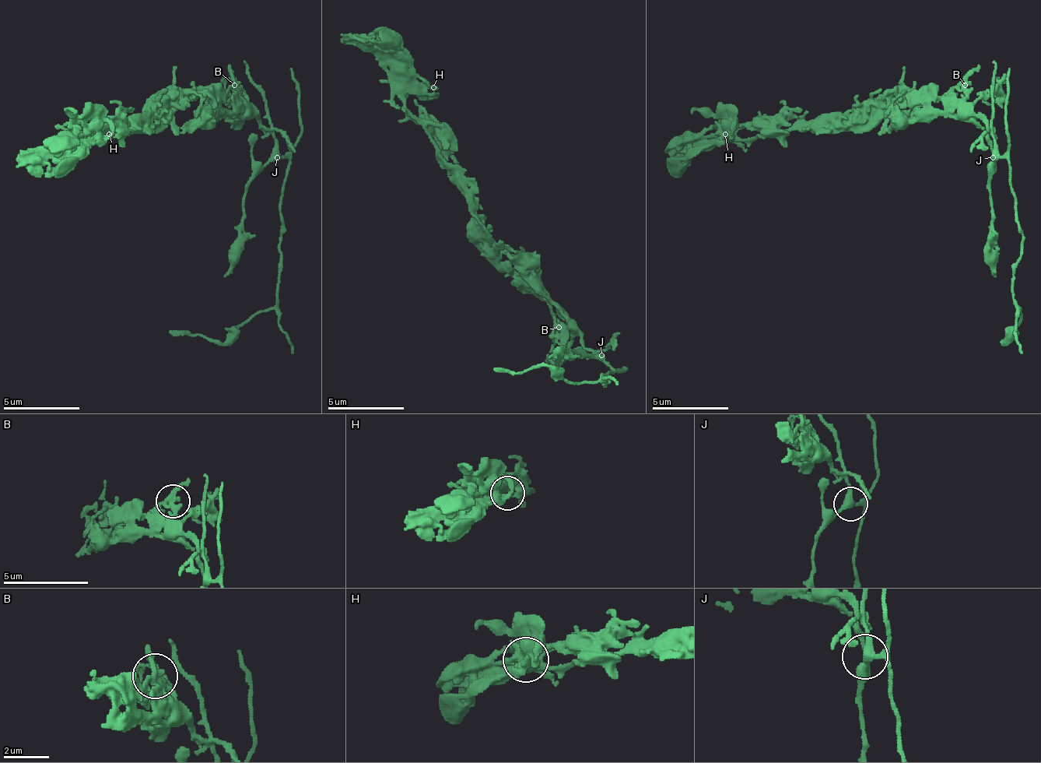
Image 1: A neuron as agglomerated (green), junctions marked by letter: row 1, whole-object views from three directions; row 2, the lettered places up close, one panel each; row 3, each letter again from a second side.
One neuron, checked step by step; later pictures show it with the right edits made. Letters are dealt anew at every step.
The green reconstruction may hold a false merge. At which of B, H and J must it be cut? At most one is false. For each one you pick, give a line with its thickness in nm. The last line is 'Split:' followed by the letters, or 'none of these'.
Split: none of these

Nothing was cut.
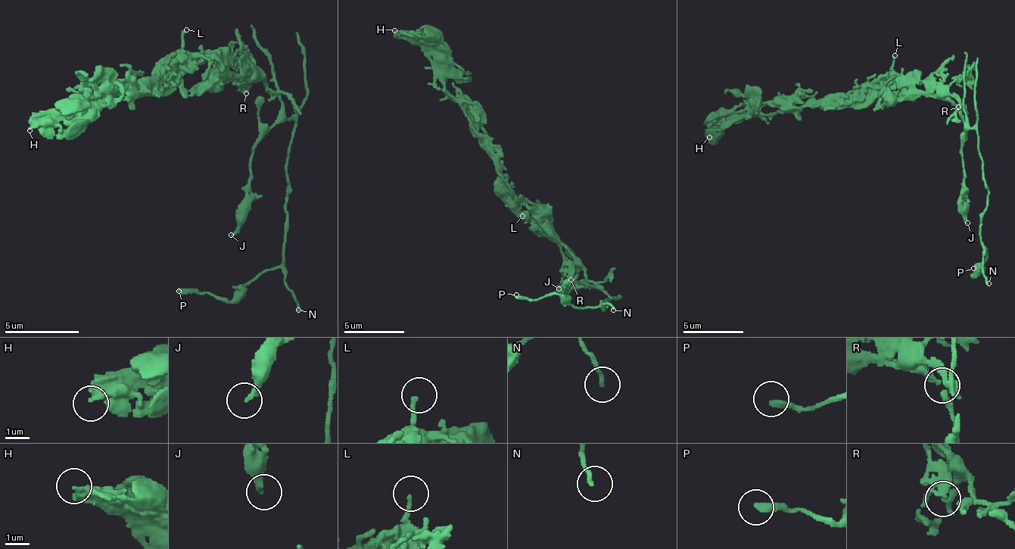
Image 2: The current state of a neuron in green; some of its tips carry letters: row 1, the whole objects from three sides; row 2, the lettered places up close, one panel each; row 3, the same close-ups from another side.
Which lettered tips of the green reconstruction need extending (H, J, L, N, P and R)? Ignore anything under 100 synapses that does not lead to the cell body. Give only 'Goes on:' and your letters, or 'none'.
Goes on: N

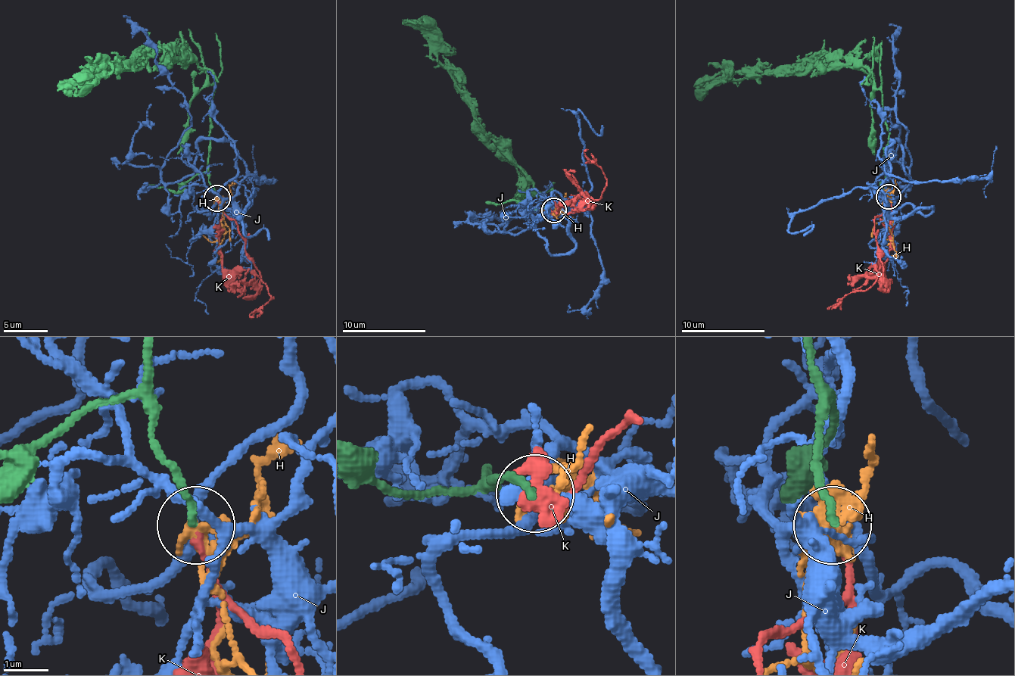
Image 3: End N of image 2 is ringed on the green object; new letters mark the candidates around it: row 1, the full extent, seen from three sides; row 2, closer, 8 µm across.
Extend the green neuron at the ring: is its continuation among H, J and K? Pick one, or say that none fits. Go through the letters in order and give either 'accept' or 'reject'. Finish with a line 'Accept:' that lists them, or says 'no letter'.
H: reject
J: reject
K: accept
Accept: K

